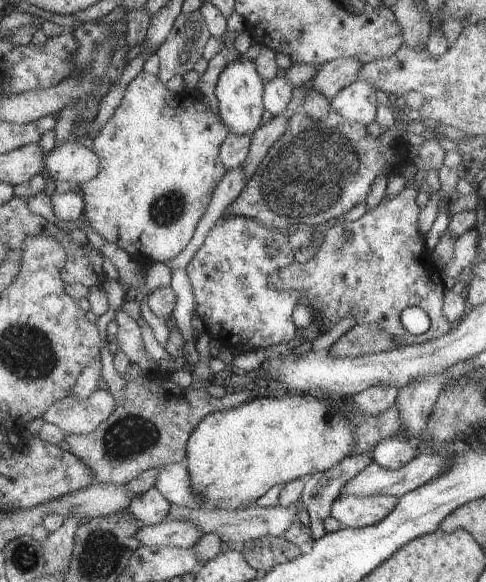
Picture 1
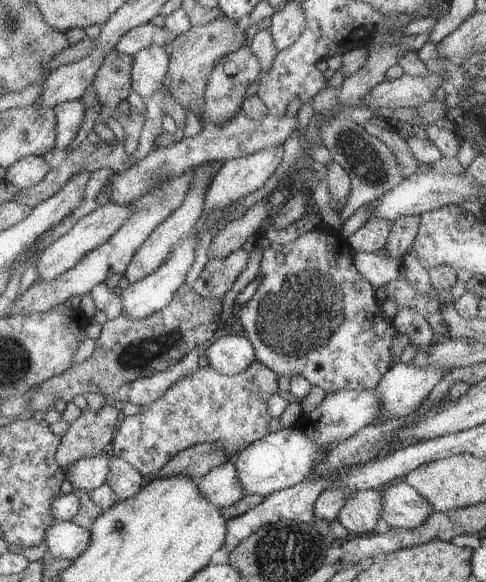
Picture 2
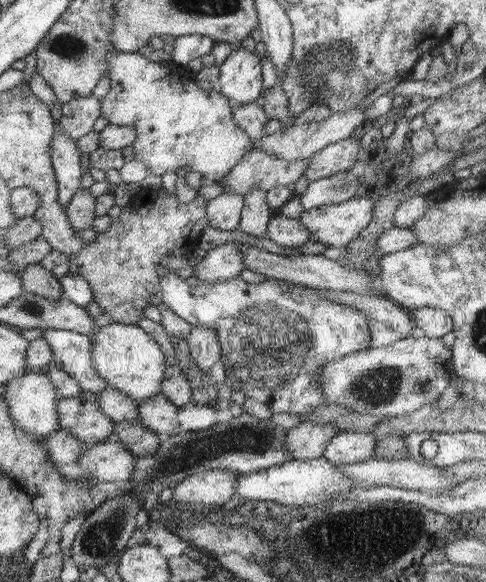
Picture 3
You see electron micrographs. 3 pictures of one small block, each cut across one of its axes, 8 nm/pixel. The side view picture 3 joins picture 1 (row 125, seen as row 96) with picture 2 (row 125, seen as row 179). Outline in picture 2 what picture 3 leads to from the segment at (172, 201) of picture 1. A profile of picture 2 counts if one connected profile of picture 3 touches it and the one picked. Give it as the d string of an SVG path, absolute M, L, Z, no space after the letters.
M248 45L231 52L216 61L214 70L208 75L208 82L205 86L202 123L220 126L230 120L238 112L241 112L241 106L244 100L244 94L248 86L260 77L262 66L260 60L250 50Z

